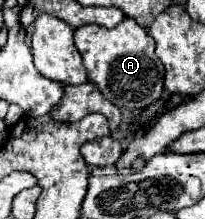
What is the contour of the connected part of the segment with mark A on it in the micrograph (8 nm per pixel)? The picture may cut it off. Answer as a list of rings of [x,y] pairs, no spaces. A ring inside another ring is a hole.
[[[125,18],[119,26],[107,30],[87,24],[75,30],[75,46],[83,56],[89,80],[99,88],[103,98],[121,110],[143,112],[163,96],[163,64],[155,54],[155,42],[133,18]]]

